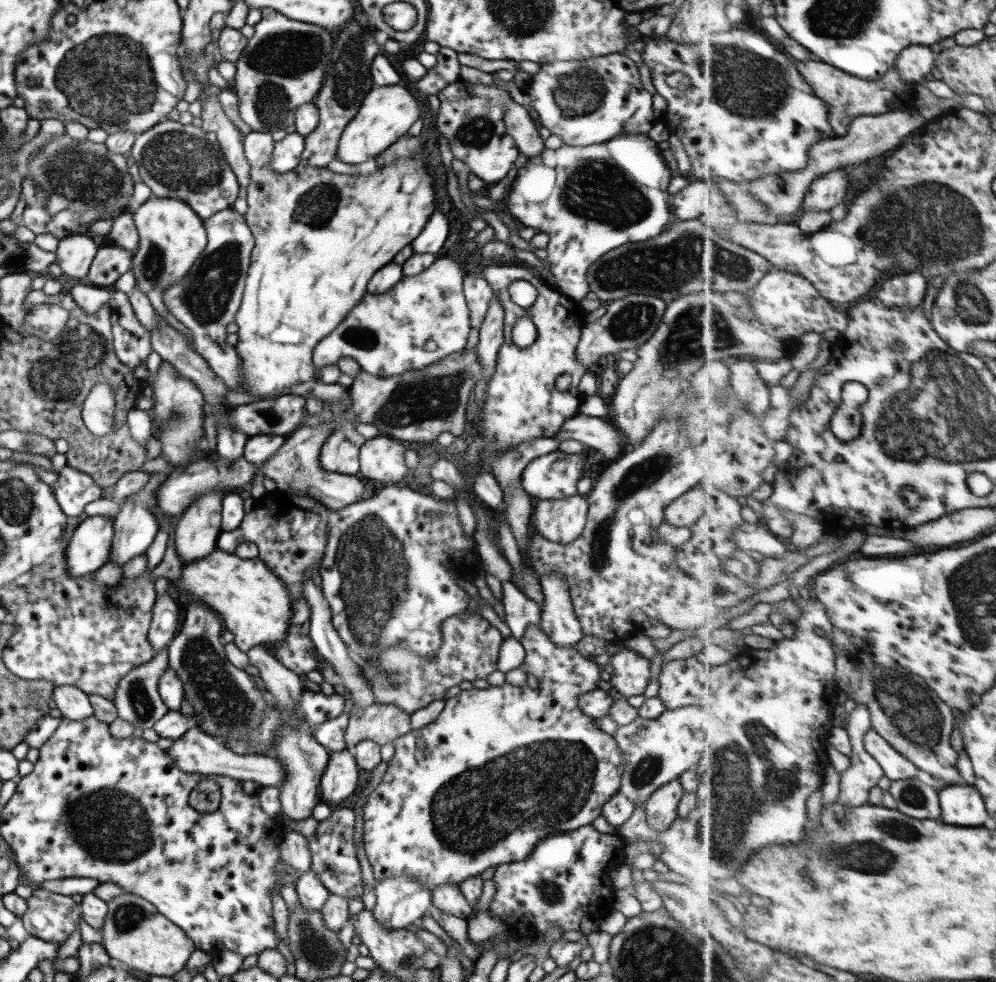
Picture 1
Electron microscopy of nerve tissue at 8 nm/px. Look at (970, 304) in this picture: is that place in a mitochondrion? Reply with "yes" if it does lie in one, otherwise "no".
yes

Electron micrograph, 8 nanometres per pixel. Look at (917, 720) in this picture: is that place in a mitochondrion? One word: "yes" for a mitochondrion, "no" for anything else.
yes

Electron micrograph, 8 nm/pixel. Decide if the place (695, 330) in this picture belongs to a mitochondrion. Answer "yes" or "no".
yes

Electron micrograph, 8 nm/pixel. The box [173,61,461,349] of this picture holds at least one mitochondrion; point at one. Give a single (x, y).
(207, 295)

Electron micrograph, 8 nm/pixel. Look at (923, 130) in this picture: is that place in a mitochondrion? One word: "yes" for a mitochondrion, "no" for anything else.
no

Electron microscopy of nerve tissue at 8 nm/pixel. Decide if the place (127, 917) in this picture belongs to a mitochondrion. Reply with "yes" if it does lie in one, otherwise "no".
yes

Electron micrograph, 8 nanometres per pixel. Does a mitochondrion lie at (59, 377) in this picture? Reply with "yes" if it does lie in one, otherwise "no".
yes

